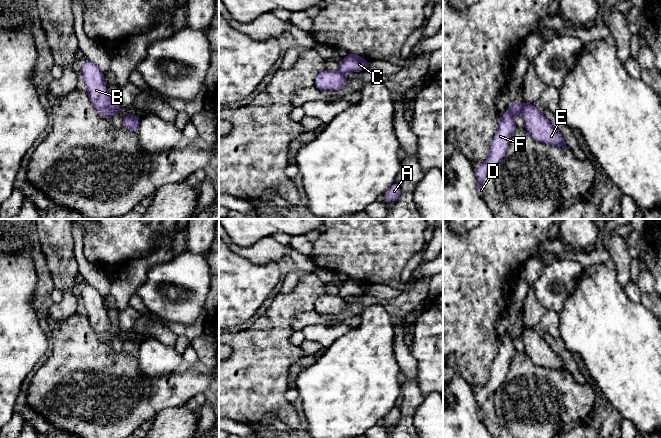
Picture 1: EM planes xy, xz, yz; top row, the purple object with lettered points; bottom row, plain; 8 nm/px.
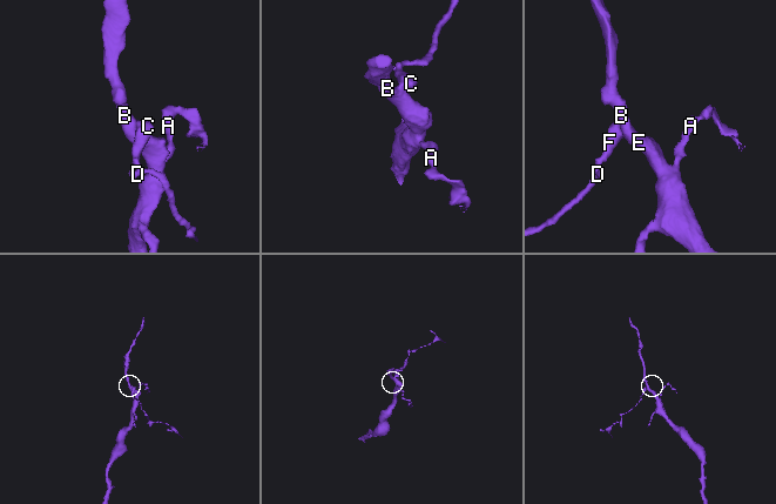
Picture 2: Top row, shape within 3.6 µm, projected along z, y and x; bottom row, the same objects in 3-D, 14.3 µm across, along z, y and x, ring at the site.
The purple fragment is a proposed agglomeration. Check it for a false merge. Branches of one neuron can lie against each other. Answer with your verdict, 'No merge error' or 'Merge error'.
Merge error

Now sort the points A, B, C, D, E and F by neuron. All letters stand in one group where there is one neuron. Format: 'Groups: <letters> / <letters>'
Groups: A B E / C D F

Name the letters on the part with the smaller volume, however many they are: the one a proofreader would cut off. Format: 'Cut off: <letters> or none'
Cut off: C, D, F

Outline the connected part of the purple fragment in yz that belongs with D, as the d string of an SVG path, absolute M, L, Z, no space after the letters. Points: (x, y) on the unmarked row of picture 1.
M514 324L508 331L507 336L498 344L498 354L490 368L490 377L485 386L477 388L475 397L477 400L478 418L483 421L486 417L482 405L485 400L492 394L495 394L497 388L504 381L510 362L513 356L517 353L514 345L514 338L520 337L521 328Z

